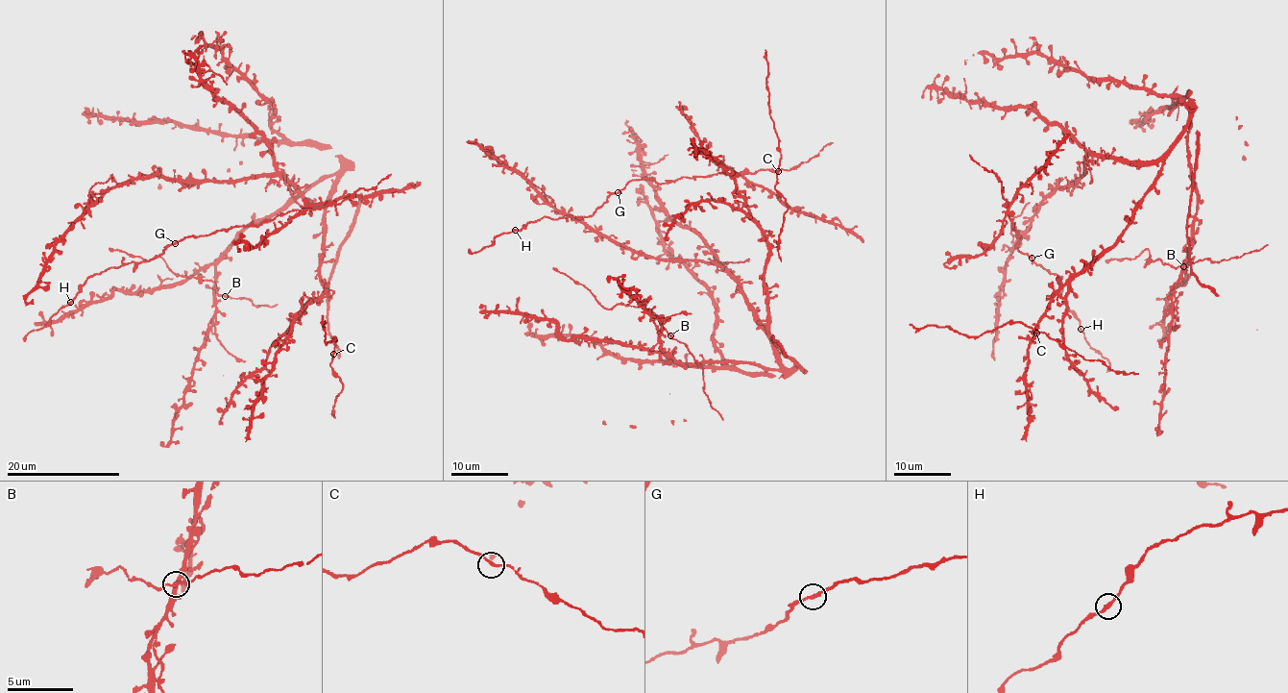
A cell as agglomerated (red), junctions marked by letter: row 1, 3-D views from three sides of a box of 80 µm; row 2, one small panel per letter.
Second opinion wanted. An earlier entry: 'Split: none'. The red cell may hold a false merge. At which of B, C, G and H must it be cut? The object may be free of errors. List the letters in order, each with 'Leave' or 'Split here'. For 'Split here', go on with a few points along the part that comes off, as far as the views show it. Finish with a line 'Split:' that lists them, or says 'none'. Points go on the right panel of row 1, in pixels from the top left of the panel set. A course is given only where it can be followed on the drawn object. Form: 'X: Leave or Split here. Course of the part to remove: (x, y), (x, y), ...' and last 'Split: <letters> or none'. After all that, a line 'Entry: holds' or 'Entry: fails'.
B: Leave
C: Leave
G: Leave
H: Leave
Split: none
Entry: holds

